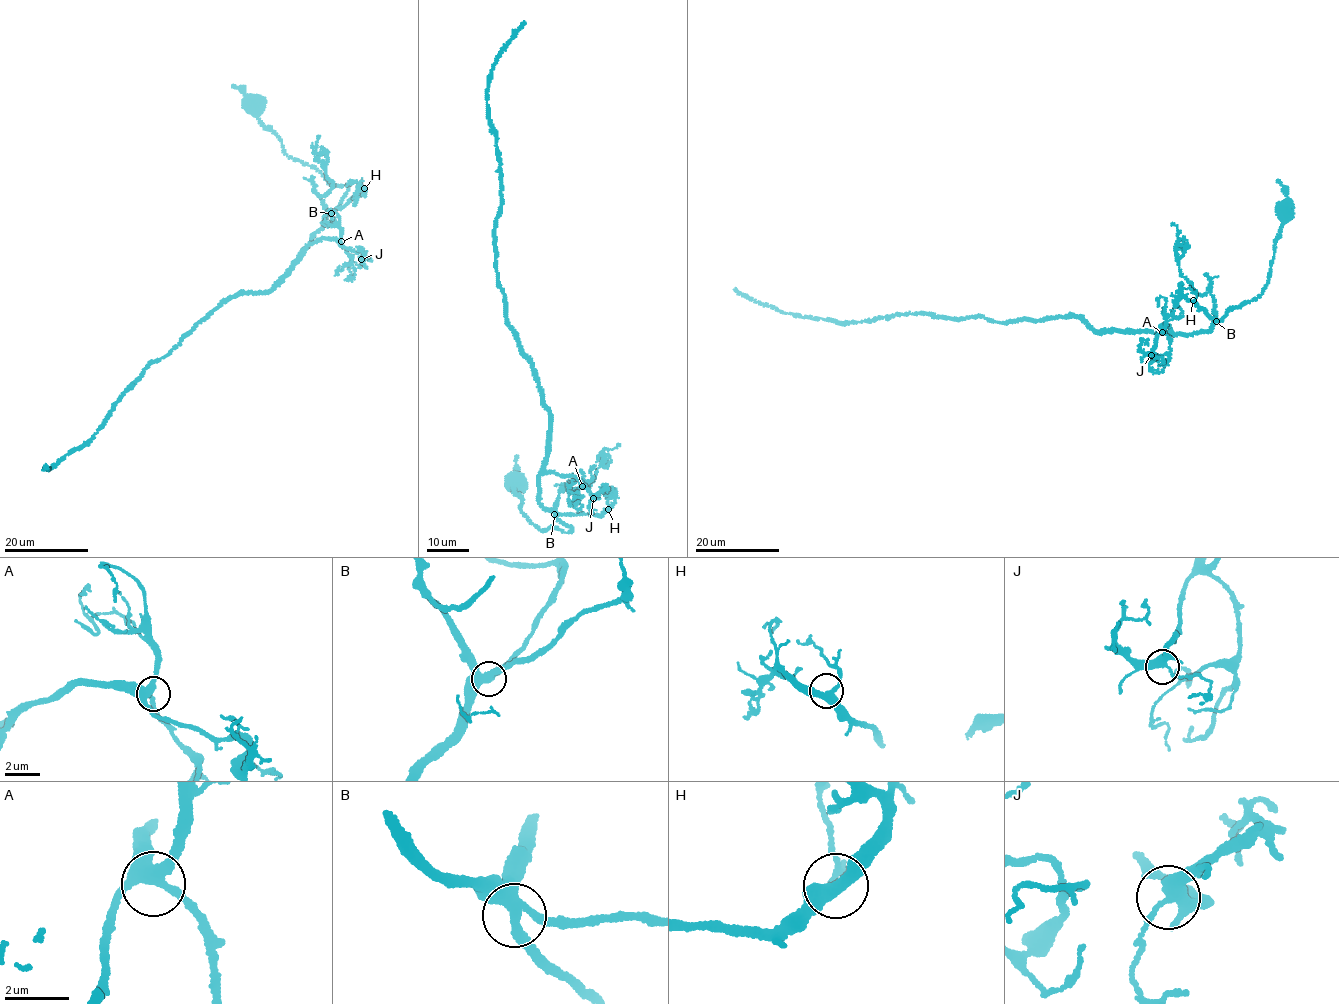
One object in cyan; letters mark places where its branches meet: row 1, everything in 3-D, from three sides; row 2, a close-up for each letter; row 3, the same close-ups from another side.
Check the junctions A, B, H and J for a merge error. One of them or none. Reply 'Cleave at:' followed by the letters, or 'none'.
Cleave at: none

